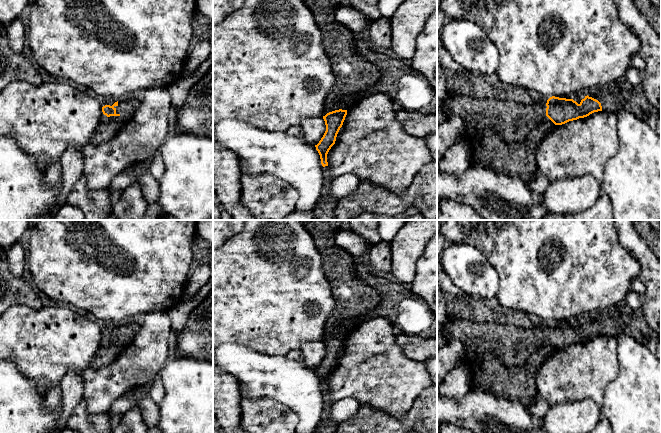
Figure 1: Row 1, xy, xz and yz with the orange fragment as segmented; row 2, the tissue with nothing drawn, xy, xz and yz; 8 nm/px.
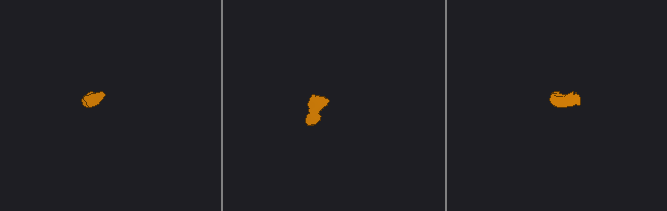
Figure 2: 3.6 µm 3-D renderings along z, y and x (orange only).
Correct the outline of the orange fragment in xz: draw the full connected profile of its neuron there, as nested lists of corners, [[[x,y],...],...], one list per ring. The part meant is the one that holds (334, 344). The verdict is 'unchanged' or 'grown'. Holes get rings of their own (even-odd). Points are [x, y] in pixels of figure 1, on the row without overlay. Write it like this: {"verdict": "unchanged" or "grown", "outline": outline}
{"verdict": "grown", "outline": [[[299,220],[303,227],[314,238],[314,242],[322,257],[323,271],[325,272],[331,287],[332,295],[346,295],[350,292],[349,280],[355,282],[355,302],[351,308],[335,307],[329,315],[324,331],[329,330],[337,322],[350,319],[351,326],[339,334],[327,337],[323,340],[326,355],[317,369],[315,369],[323,390],[322,419],[327,420],[333,399],[327,386],[327,378],[335,368],[337,358],[343,349],[347,334],[359,324],[353,322],[361,316],[361,306],[369,304],[369,293],[372,287],[364,284],[353,272],[353,256],[338,246],[335,235],[340,228],[340,220]]]}

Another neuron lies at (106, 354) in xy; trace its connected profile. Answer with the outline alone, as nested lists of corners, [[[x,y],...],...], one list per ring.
[[[110,340],[105,345],[100,345],[95,356],[91,361],[93,368],[100,368],[112,363],[122,352],[121,340]]]

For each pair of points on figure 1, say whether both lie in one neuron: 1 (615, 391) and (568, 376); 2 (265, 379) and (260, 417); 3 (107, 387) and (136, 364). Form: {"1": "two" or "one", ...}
{"1": "two", "2": "two", "3": "one"}

